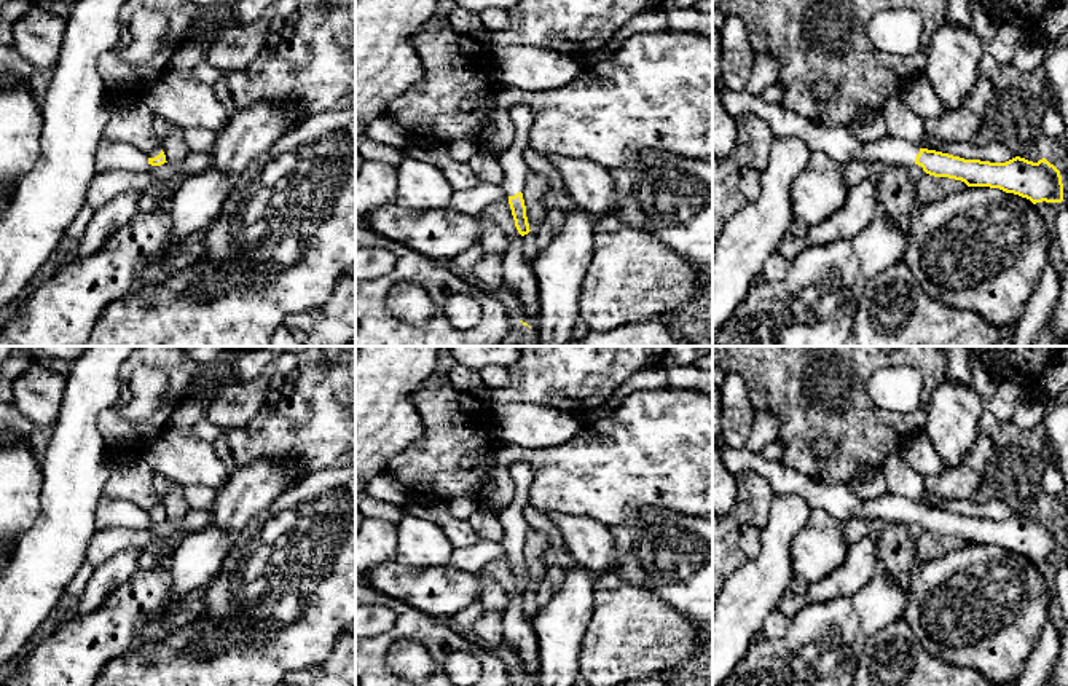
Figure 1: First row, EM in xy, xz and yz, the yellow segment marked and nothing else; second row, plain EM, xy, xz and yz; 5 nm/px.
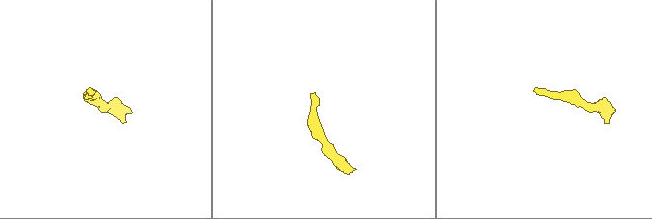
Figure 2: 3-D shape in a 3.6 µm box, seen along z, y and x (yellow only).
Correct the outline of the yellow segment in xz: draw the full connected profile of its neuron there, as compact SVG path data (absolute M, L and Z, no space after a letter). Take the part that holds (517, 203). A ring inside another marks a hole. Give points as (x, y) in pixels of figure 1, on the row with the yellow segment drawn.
M518 104L510 110L510 118L515 124L515 140L505 152L497 155L505 172L505 179L501 187L504 195L508 198L515 227L518 233L524 236L531 230L521 191L526 185L529 169L524 164L521 153L526 147L529 147L529 129L534 123L534 110L528 105Z

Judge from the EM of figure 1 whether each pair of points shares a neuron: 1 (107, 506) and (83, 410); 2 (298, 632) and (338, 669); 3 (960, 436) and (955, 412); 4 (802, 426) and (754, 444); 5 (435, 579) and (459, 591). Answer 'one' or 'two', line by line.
1: two
2: two
3: one
4: two
5: one

